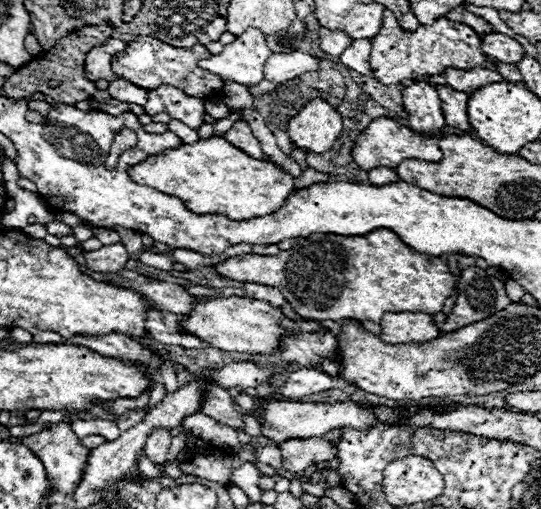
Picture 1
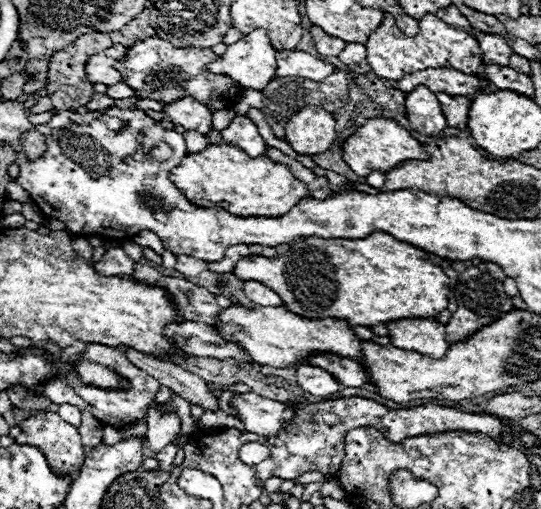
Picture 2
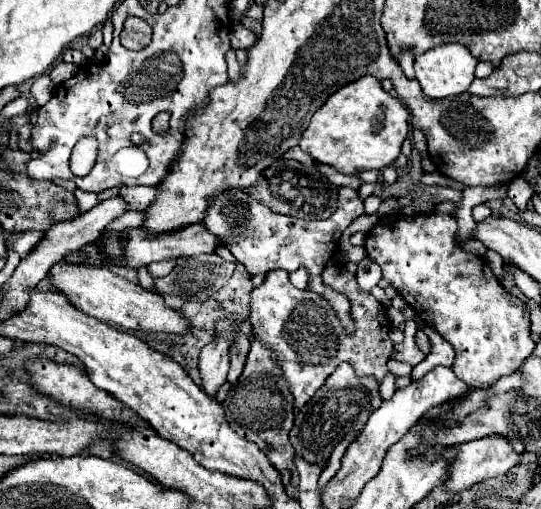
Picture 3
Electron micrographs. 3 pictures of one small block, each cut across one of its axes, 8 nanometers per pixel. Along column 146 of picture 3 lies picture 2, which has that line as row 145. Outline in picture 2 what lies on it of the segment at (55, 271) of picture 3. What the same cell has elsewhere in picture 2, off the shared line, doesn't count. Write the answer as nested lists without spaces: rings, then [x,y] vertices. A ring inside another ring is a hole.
[[[302,108],[302,112],[288,120],[284,140],[298,154],[322,154],[336,140],[336,120],[324,108]]]

